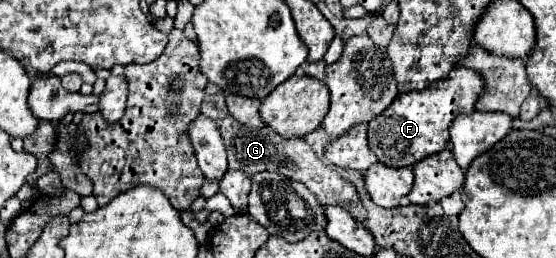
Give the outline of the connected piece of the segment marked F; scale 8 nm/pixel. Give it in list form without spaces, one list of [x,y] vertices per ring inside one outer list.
[[[455,67],[445,79],[431,83],[423,91],[409,91],[375,119],[369,121],[369,149],[387,167],[411,167],[421,159],[445,149],[449,141],[449,123],[461,113],[473,113],[475,101],[483,91],[483,77],[477,71]]]

